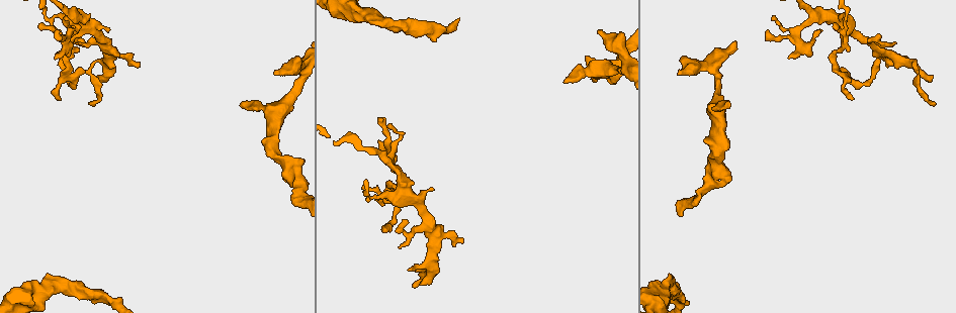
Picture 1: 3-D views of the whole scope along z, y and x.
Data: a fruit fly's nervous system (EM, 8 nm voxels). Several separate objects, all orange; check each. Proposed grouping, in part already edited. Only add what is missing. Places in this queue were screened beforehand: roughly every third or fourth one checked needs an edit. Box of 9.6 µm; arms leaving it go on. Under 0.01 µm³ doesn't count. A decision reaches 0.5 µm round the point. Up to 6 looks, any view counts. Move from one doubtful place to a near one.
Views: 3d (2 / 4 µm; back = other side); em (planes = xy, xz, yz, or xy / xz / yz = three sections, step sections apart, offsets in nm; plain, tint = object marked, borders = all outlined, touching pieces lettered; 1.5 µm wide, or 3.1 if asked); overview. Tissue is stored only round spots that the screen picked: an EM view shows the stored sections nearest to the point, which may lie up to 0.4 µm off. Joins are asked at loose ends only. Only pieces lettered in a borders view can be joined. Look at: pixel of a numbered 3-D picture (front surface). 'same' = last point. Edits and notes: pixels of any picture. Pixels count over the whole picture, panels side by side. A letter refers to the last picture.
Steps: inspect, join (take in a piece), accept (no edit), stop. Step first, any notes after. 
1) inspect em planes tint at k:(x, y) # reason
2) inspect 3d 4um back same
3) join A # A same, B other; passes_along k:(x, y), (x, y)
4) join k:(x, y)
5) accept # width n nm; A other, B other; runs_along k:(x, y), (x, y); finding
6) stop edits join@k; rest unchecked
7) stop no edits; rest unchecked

inspect em planes borders at 1:(275, 72) # an open end

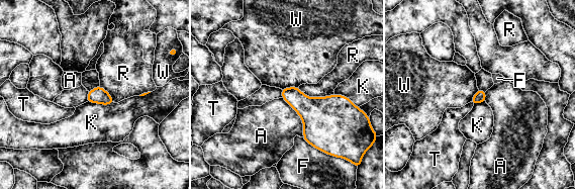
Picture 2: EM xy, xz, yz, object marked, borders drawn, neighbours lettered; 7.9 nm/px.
accept # longest_contact A 360 nm; A other, F other, K other, R other, T other, W other; border 2:(281, 98), (299, 116), (303, 136); none of them fits

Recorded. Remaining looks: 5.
inspect 3d 2um at 1:(463, 239) # branch stops here

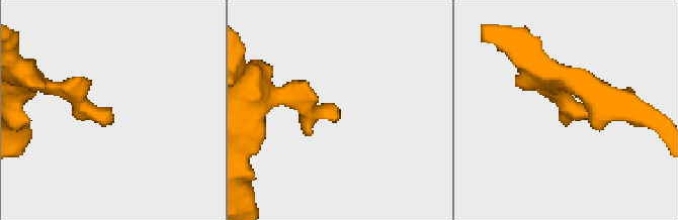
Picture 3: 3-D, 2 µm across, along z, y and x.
inspect em planes borders at 3:(340, 111) # shape alone is not enough

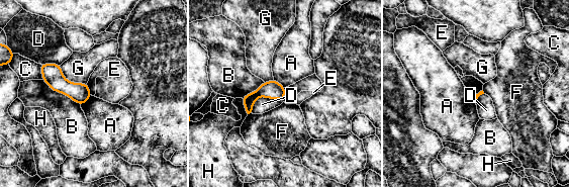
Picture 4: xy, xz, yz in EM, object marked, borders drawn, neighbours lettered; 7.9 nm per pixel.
accept # A other, B other, C other, D other, E other, F other, G other, H other; border 4:(86, 83), (91, 94); none of them fits

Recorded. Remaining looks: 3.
inspect em yz step 8 borders at 1:(66, 17)

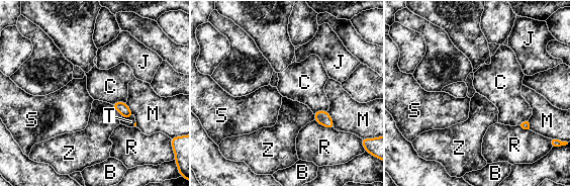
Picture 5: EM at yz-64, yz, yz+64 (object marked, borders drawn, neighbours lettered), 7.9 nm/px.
accept # longest_contact R 180 nm; B other, C other, J other, M other, R other, S other, T other, Z other; border 5:(125, 101), (114, 101), (111, 104); none of them fits

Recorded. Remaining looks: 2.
stop no edits; rest unchecked

